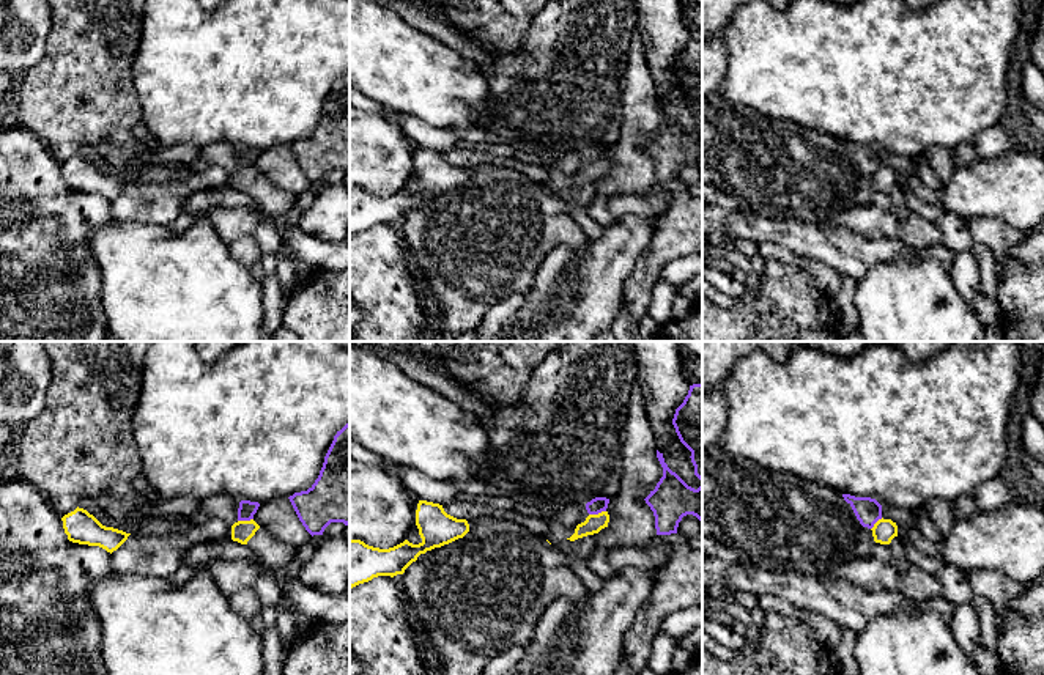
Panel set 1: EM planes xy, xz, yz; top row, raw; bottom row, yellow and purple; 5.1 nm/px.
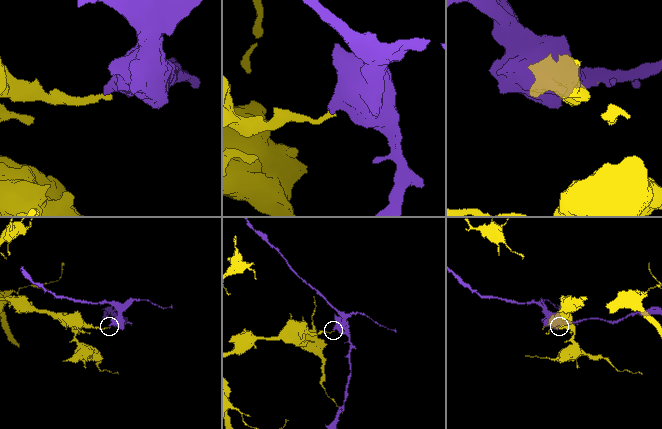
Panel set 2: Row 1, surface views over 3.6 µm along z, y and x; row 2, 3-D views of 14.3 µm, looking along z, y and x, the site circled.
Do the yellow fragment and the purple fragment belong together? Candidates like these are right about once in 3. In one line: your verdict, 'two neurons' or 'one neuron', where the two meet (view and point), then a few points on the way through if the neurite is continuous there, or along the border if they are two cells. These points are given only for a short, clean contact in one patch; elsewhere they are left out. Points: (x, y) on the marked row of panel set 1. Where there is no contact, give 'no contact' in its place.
two neurons; meets yellow in xz at (599, 513); border along xz (605, 510), (589, 515)

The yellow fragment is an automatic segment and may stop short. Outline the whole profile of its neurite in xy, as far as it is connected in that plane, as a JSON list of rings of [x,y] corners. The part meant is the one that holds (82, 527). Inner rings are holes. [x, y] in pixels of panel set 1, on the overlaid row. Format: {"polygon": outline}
{"polygon": [[[83,508],[61,518],[68,540],[79,544],[99,546],[107,552],[117,551],[131,533],[102,526],[93,515]]]}

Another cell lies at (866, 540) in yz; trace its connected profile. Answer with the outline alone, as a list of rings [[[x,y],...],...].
[[[863,527],[863,530],[860,533],[858,546],[857,546],[857,555],[869,557],[874,544],[876,544],[876,541],[872,537],[872,530],[868,527]]]

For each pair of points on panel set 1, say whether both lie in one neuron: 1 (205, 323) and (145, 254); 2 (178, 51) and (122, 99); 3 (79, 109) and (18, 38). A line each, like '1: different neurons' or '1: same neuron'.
1: same neuron
2: different neurons
3: different neurons

